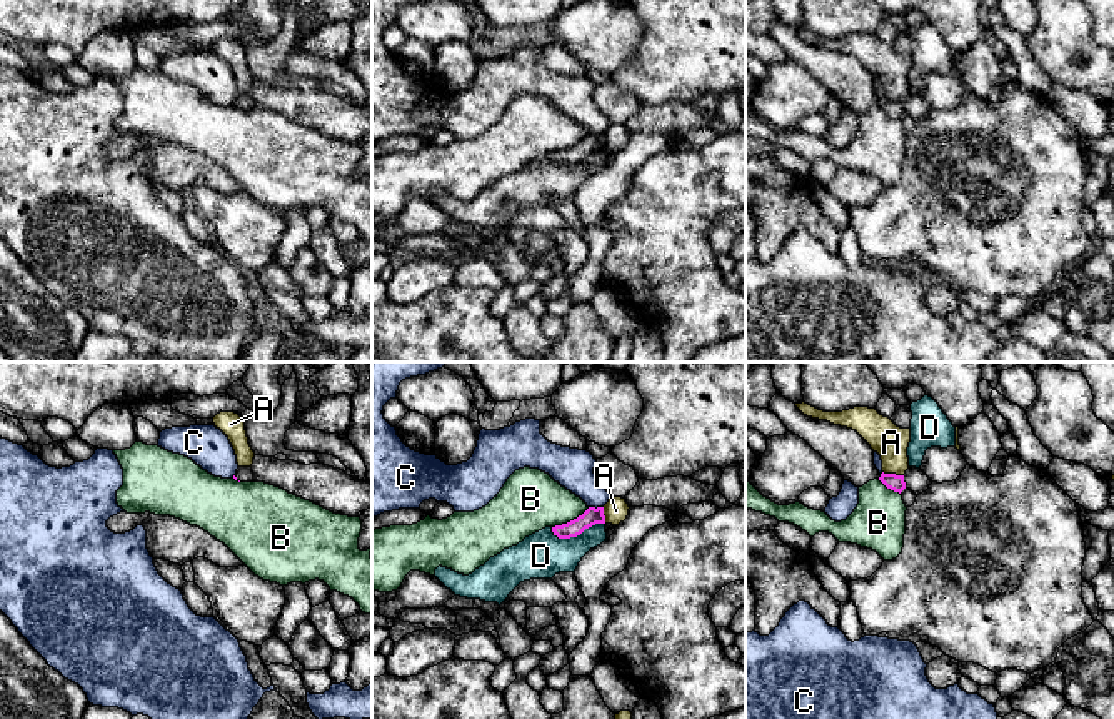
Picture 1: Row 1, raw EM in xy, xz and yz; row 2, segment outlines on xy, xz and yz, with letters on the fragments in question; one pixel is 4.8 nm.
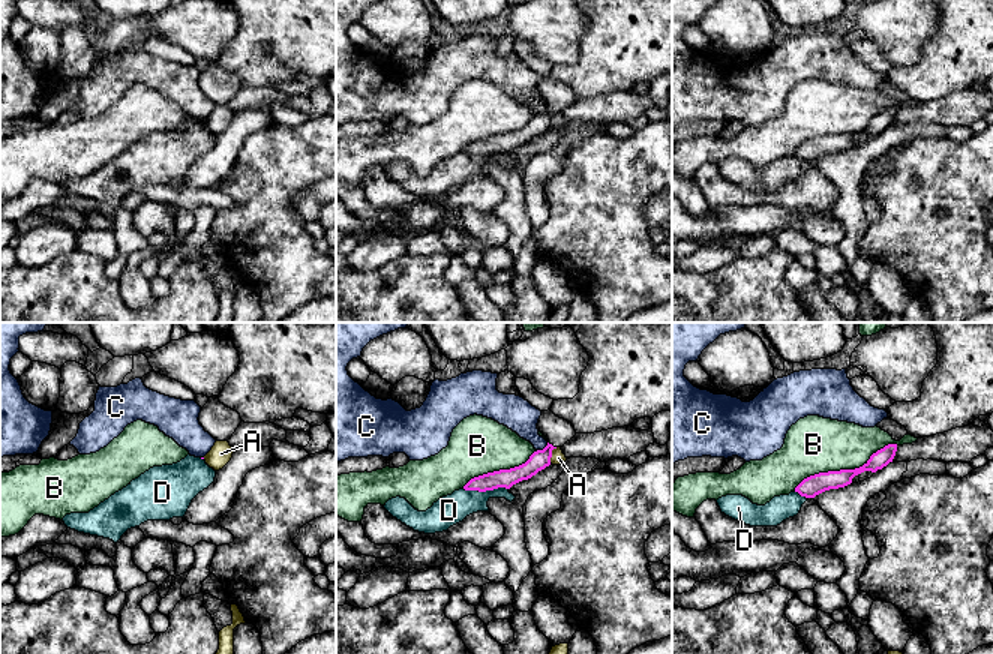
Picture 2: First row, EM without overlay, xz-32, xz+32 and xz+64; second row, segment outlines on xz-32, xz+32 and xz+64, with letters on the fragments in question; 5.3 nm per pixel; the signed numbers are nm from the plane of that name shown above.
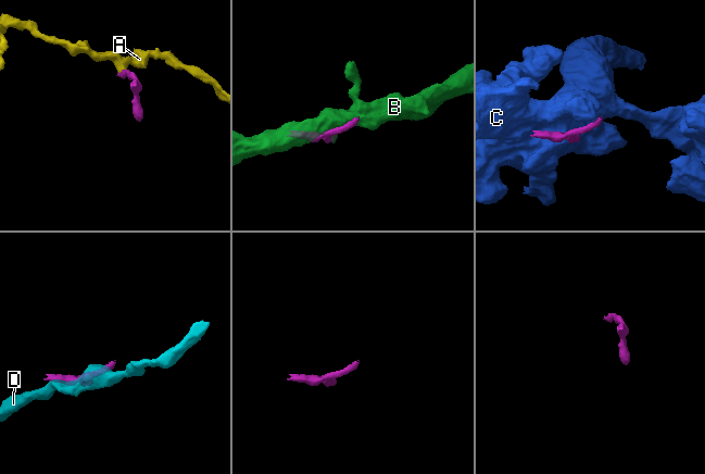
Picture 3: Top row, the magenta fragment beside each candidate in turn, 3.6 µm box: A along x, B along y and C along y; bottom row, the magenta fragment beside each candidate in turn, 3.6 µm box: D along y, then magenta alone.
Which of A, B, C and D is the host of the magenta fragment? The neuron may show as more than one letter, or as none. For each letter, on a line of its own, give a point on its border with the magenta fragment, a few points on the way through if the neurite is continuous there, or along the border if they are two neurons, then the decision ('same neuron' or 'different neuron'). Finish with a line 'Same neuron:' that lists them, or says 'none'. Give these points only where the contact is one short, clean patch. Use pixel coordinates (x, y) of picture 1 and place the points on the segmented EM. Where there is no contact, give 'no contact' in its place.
A: yz (893, 474) | along yz (883, 471), (903, 476) | different neuron
B: xz (571, 521) | different neuron
C: xz (594, 507) | different neuron
D: xz (577, 534) | different neuron
Same neuron: none

